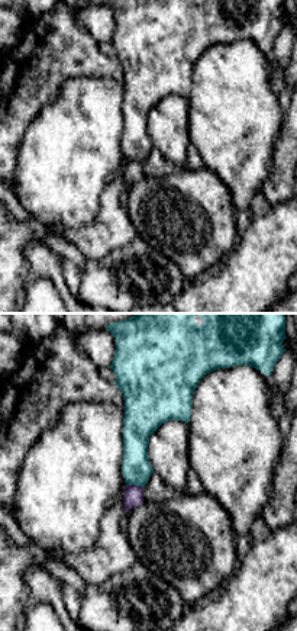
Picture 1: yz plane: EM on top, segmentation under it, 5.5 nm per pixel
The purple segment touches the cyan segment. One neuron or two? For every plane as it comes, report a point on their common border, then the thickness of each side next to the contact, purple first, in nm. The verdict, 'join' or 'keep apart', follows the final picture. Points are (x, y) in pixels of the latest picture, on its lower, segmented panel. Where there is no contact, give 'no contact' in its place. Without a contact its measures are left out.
(134, 485) | 110/170 nm

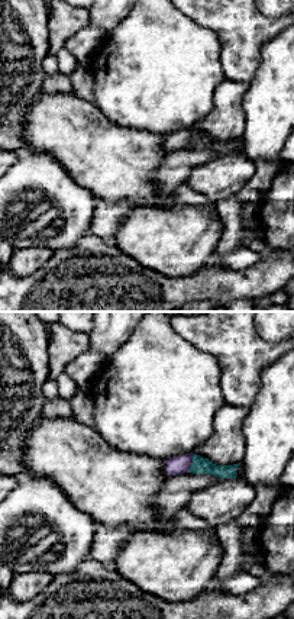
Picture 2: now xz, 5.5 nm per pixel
(191, 461) | 100/100 nm

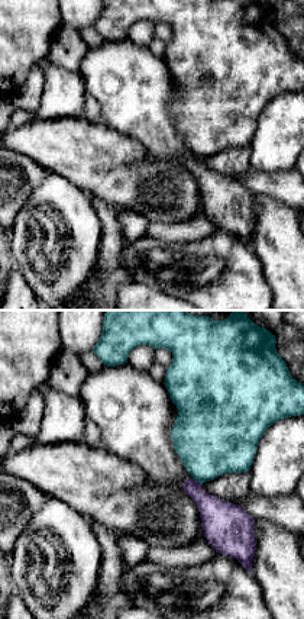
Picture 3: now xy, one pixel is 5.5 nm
(197, 482) | 220/400 nm

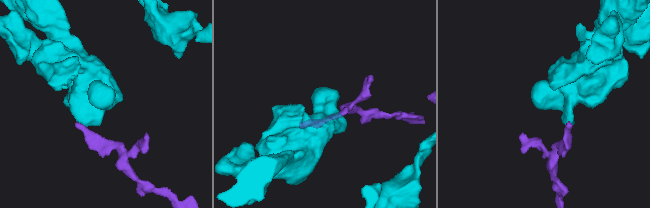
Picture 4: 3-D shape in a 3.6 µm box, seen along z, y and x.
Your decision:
keep apart

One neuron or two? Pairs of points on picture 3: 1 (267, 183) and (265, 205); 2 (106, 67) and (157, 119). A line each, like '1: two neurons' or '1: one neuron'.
1: two neurons
2: one neuron

